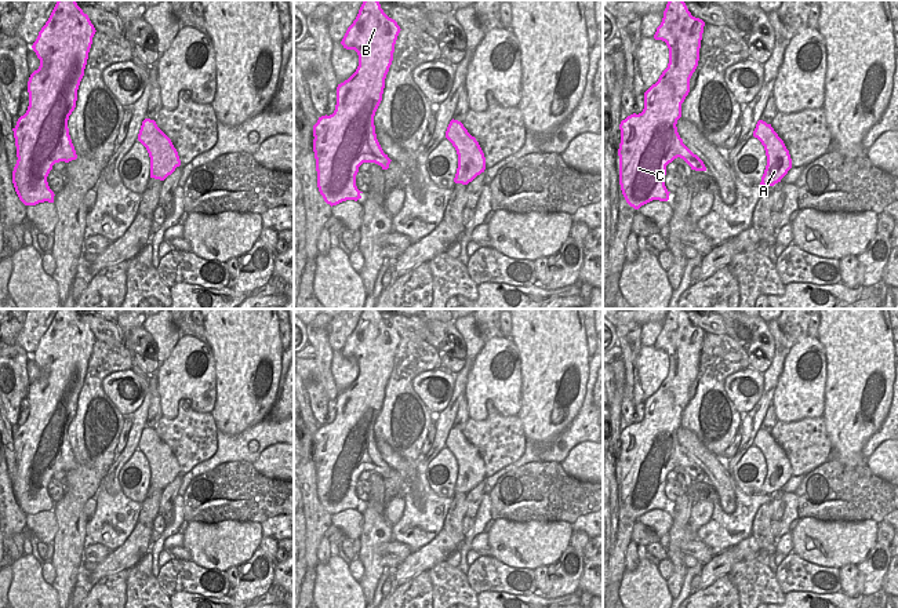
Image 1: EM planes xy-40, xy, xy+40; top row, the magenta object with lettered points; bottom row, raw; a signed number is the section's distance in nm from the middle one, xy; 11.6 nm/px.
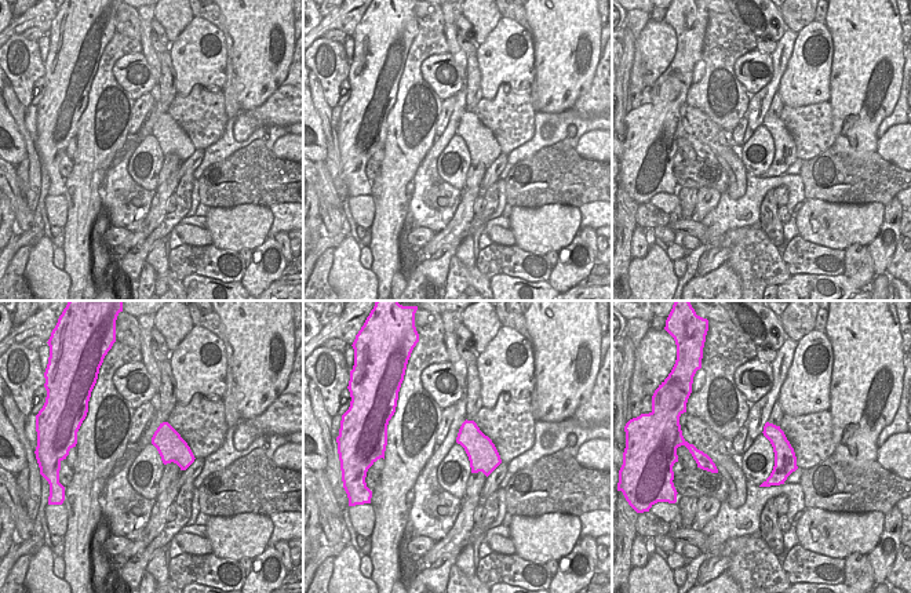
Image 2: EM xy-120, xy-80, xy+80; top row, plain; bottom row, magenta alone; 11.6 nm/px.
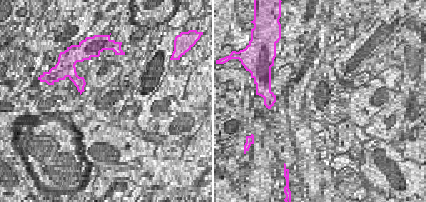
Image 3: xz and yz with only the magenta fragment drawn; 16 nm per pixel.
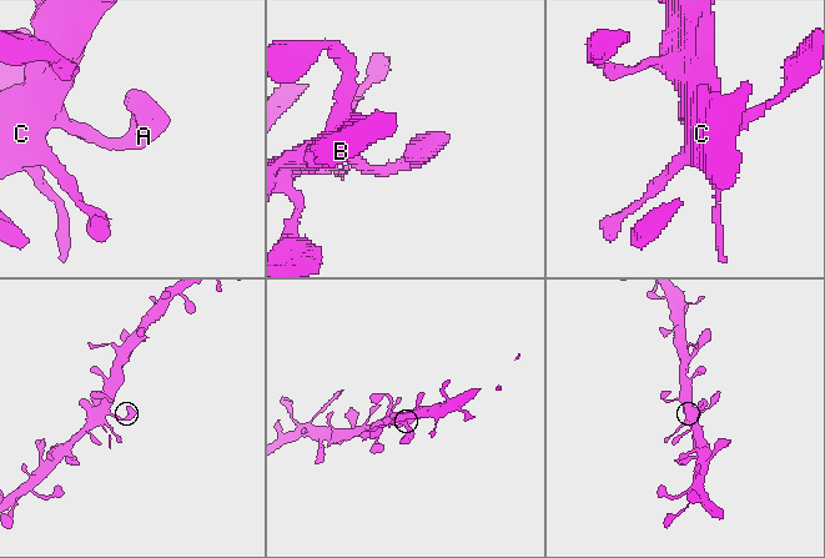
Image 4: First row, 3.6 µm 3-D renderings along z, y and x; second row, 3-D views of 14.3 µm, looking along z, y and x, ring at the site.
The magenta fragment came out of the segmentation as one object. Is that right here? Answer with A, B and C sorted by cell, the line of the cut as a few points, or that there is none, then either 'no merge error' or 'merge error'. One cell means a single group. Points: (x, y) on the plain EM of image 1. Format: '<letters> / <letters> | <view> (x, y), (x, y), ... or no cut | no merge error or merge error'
A B C | no cut | no merge error

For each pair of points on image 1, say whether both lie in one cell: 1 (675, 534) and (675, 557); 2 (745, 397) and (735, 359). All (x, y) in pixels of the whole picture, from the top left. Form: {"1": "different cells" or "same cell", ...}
{"1": "same cell", "2": "different cells"}

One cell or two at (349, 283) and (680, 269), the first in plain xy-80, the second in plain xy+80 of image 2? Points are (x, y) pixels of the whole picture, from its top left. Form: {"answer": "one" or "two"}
{"answer": "two"}

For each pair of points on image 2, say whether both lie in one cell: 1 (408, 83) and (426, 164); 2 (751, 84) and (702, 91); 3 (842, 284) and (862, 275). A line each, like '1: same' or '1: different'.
1: different
2: different
3: different

